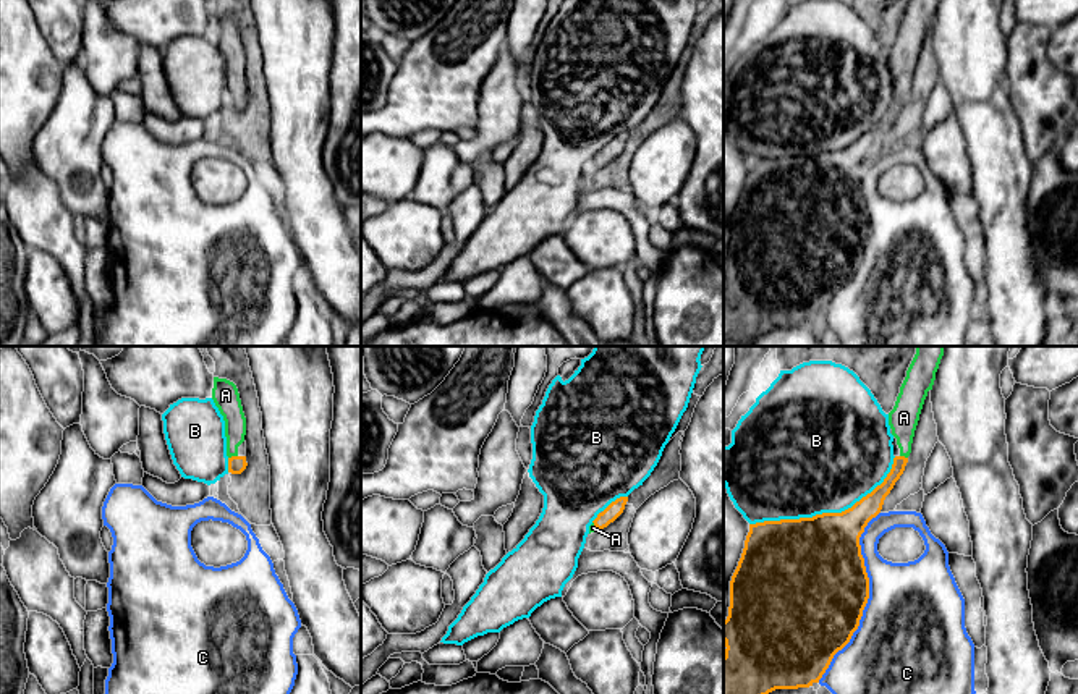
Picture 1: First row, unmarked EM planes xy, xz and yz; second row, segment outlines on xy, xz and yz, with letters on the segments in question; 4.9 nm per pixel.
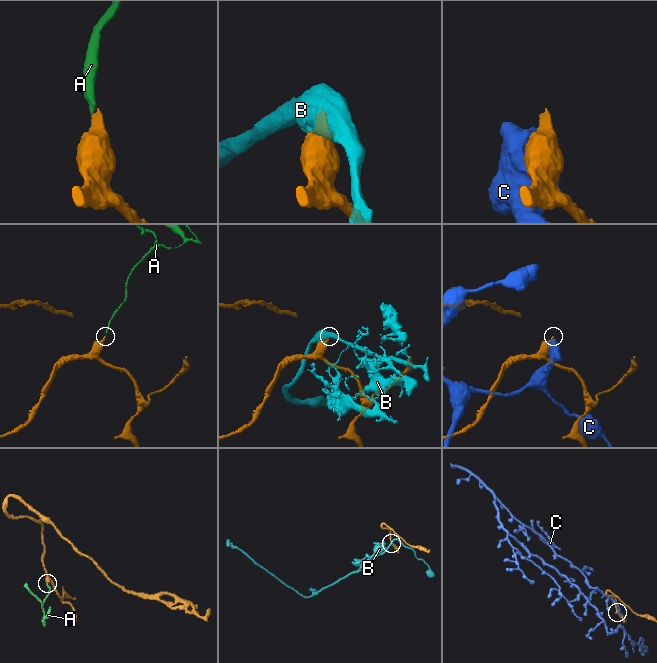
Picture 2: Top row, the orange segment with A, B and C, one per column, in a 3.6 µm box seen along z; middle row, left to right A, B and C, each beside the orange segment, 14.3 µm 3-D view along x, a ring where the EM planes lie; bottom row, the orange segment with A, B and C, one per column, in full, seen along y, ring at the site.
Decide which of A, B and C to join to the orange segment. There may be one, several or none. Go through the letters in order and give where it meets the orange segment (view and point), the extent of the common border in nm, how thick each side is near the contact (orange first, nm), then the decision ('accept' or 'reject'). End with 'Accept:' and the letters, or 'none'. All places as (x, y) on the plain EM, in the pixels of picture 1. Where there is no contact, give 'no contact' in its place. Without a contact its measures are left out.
A: meets orange in xy at (232, 94); contact 50 nm long; 90 nm thick on the orange side, 110 nm on the other; accept
B: meets orange in yz at (827, 151); contact 800 nm long; 460 nm thick on the orange side, 500 nm on the other; reject
C: meets orange in yz at (868, 235); contact 900 nm long; 480 nm thick on the orange side, 500 nm on the other; reject
Accept: A

